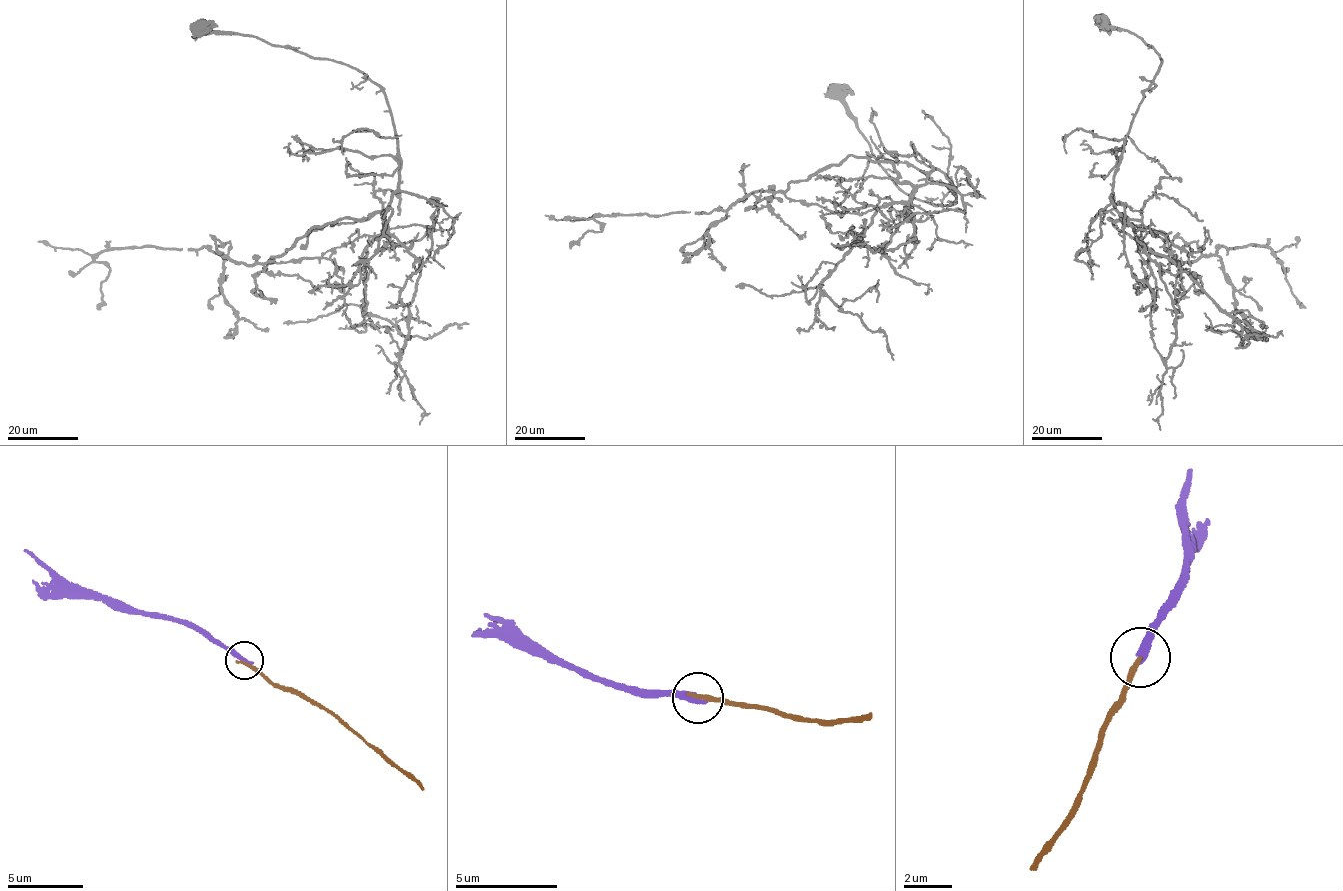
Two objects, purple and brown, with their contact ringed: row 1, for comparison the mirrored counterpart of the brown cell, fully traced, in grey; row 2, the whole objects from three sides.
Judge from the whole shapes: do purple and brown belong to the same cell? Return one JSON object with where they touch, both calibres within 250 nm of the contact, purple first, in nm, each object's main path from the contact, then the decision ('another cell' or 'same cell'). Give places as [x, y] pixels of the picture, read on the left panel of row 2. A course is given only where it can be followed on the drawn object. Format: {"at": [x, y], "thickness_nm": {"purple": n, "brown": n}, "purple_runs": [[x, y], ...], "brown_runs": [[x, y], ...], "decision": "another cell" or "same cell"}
{"at": [244, 660], "thickness_nm": {"purple": 280, "brown": 240}, "purple_runs": [[245, 661], [189, 626], [88, 599], [56, 581], [24, 550]], "brown_runs": [[245, 661], [317, 700], [414, 777], [422, 789]], "decision": "another cell"}

